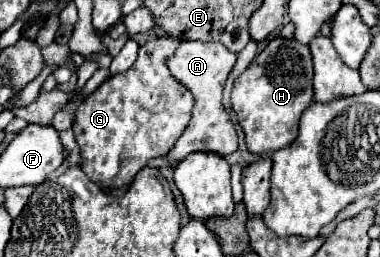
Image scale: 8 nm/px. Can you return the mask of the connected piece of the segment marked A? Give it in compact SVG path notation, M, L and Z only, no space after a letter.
M182 41L176 49L174 57L168 61L172 75L184 83L196 97L196 107L192 111L192 121L182 137L176 141L174 149L168 153L170 159L182 161L188 153L194 151L212 151L218 155L228 155L236 151L236 129L232 123L230 113L222 105L224 83L236 63L236 53L228 51L224 45L218 43L204 43L204 41Z

